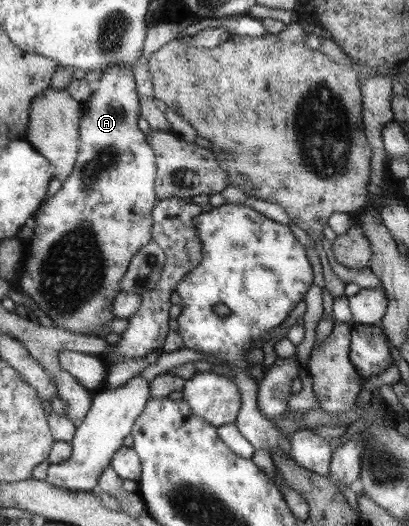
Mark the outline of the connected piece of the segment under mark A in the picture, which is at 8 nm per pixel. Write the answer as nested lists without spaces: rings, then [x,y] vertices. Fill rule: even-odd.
[[[124,64],[118,66],[110,66],[108,70],[104,70],[102,78],[95,83],[92,95],[84,102],[84,112],[79,123],[79,155],[75,162],[74,168],[70,176],[62,183],[62,188],[58,194],[54,194],[53,198],[43,200],[42,206],[35,212],[33,218],[36,227],[33,229],[33,236],[30,240],[24,242],[24,251],[21,266],[19,267],[18,279],[16,282],[23,290],[23,294],[30,296],[37,304],[40,310],[43,310],[55,325],[63,330],[74,334],[94,335],[92,331],[98,331],[100,327],[104,327],[106,323],[115,320],[112,312],[113,298],[123,290],[122,277],[128,270],[131,258],[141,249],[152,241],[153,218],[152,211],[156,204],[157,196],[155,194],[156,180],[156,155],[153,148],[148,144],[147,136],[138,129],[138,118],[140,113],[140,101],[138,93],[136,93],[136,84],[134,80],[133,70]]]

